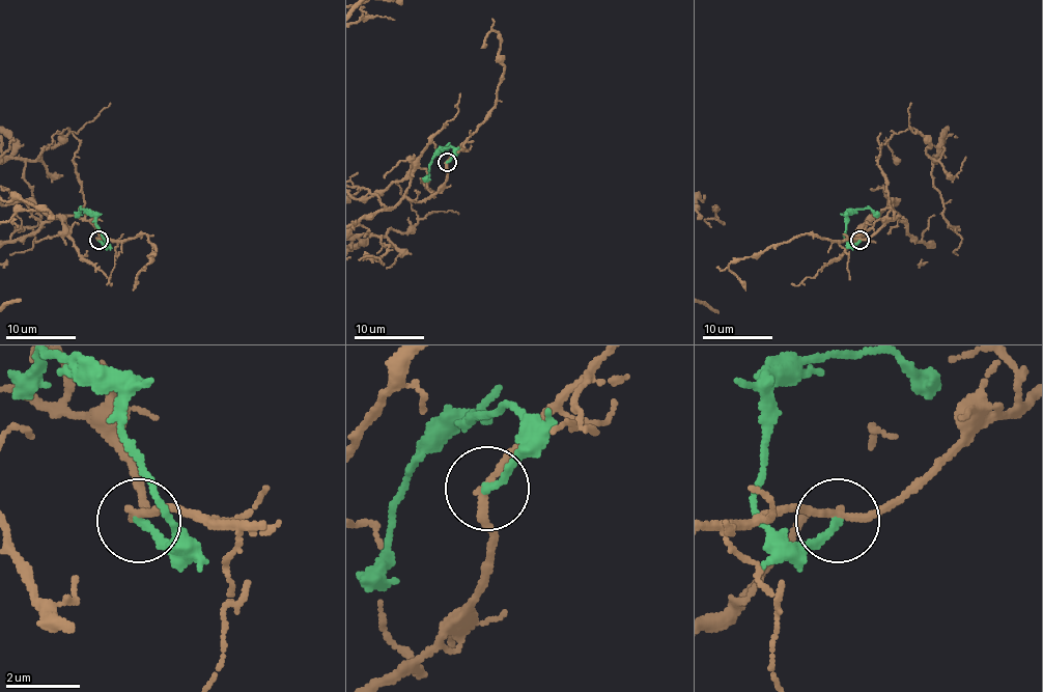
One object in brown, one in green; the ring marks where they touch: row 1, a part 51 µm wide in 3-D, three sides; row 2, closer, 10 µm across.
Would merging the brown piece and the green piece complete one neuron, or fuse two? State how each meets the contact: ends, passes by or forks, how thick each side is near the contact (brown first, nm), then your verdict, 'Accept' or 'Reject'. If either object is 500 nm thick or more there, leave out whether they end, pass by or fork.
At the ring brown passes by. At the ring green ends. Thickness 200 nm (brown) against 180 nm. Reject

